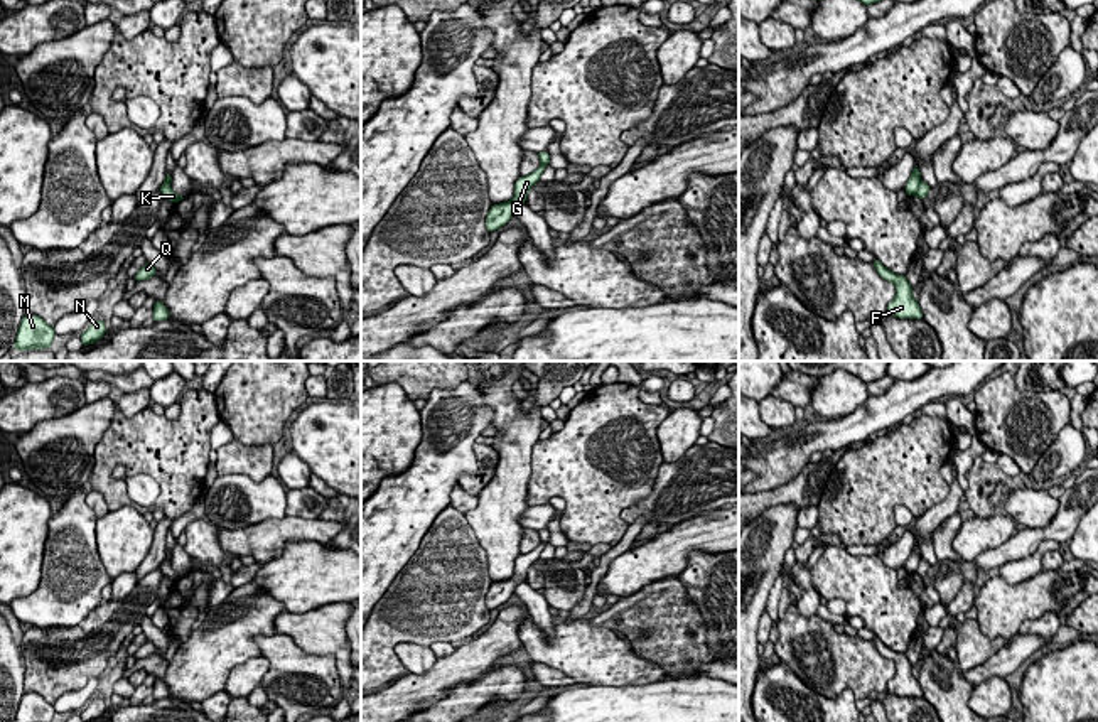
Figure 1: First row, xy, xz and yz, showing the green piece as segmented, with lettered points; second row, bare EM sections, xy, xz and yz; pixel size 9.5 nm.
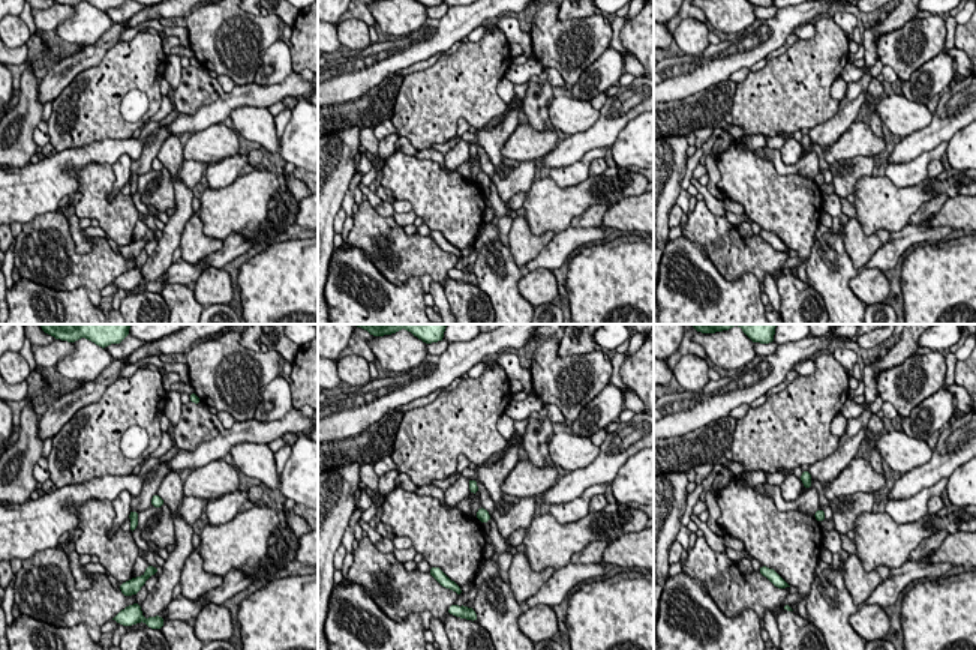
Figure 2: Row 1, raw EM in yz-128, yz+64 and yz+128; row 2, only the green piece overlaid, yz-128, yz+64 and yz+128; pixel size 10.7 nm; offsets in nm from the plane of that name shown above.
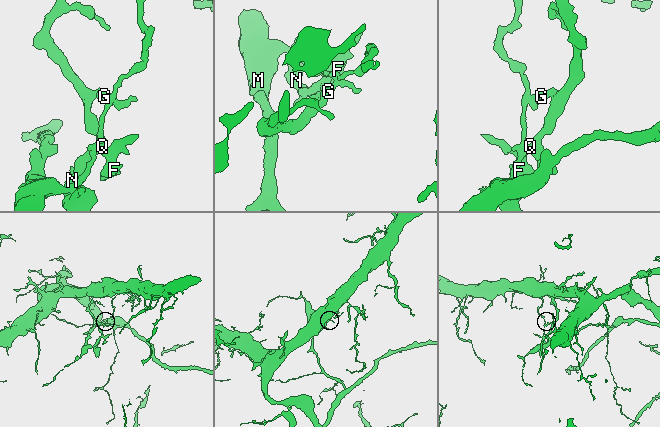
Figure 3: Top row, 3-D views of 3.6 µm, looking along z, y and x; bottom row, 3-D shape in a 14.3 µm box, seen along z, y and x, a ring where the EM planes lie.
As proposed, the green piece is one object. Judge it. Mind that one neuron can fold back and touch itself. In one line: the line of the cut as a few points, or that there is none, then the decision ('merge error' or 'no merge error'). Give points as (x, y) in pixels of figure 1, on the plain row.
cut yz (920, 559), (916, 572); merge error

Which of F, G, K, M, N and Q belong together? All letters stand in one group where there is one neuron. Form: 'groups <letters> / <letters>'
groups F G K N Q / M

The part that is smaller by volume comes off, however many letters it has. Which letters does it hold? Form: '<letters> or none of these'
M

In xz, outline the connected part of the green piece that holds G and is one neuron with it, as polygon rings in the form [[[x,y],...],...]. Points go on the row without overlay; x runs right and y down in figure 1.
[[[541,542],[530,553],[518,555],[514,562],[514,575],[511,579],[491,584],[486,595],[486,606],[489,611],[504,604],[514,594],[514,589],[518,587],[518,584],[526,580],[528,568],[540,558],[540,553],[543,552],[545,545],[546,543]]]

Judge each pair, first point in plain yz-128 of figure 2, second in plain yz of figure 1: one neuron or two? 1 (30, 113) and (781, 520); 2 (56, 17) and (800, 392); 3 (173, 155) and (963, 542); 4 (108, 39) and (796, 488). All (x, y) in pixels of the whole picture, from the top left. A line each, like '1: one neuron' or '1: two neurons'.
1: one neuron
2: one neuron
3: two neurons
4: one neuron

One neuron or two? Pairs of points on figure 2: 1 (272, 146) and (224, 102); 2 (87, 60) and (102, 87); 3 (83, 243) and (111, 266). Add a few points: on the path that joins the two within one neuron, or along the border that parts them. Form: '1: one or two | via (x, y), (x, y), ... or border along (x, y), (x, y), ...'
1: two | border along (267, 107), (237, 107), (230, 116)
2: two | border along (117, 42), (98, 63), (83, 69), (65, 89)
3: two | border along (68, 222), (75, 249), (87, 254)

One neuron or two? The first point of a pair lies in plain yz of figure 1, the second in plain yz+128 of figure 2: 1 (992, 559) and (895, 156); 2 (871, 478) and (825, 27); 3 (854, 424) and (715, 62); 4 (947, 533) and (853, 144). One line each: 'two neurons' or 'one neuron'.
1: one neuron
2: one neuron
3: one neuron
4: two neurons

